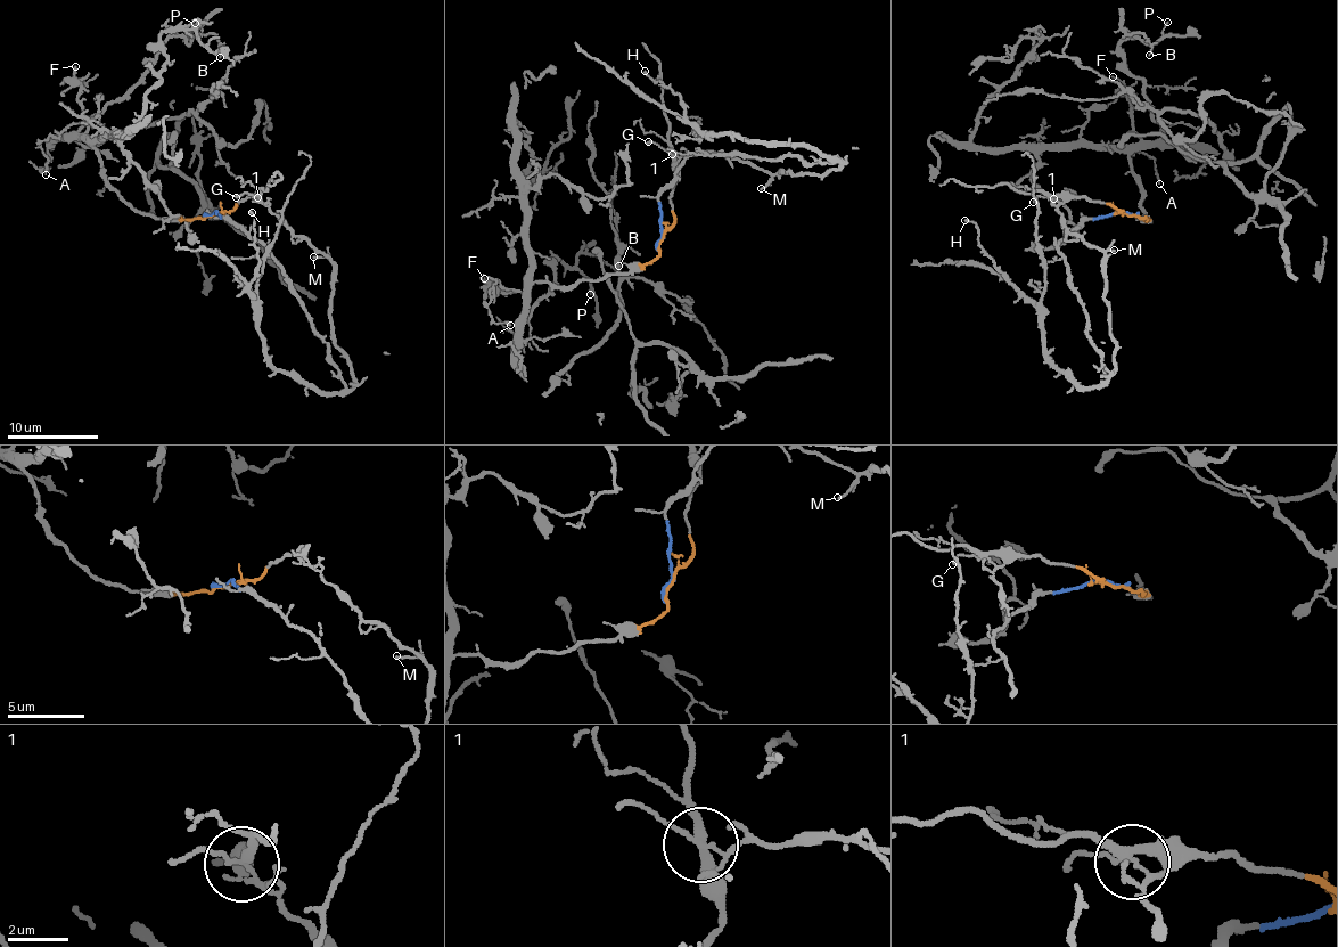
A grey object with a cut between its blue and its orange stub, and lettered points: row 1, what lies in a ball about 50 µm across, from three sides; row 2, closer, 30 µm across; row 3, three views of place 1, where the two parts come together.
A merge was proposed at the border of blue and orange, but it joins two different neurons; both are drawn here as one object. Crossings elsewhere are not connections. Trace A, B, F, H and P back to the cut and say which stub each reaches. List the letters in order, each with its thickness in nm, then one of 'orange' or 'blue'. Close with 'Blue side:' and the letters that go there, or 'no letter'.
A: 90 nm thick; orange
B: 100 nm thick; orange
F: 100 nm thick; orange
H: 130 nm thick; blue
P: 110 nm thick; orange
Blue side: H

